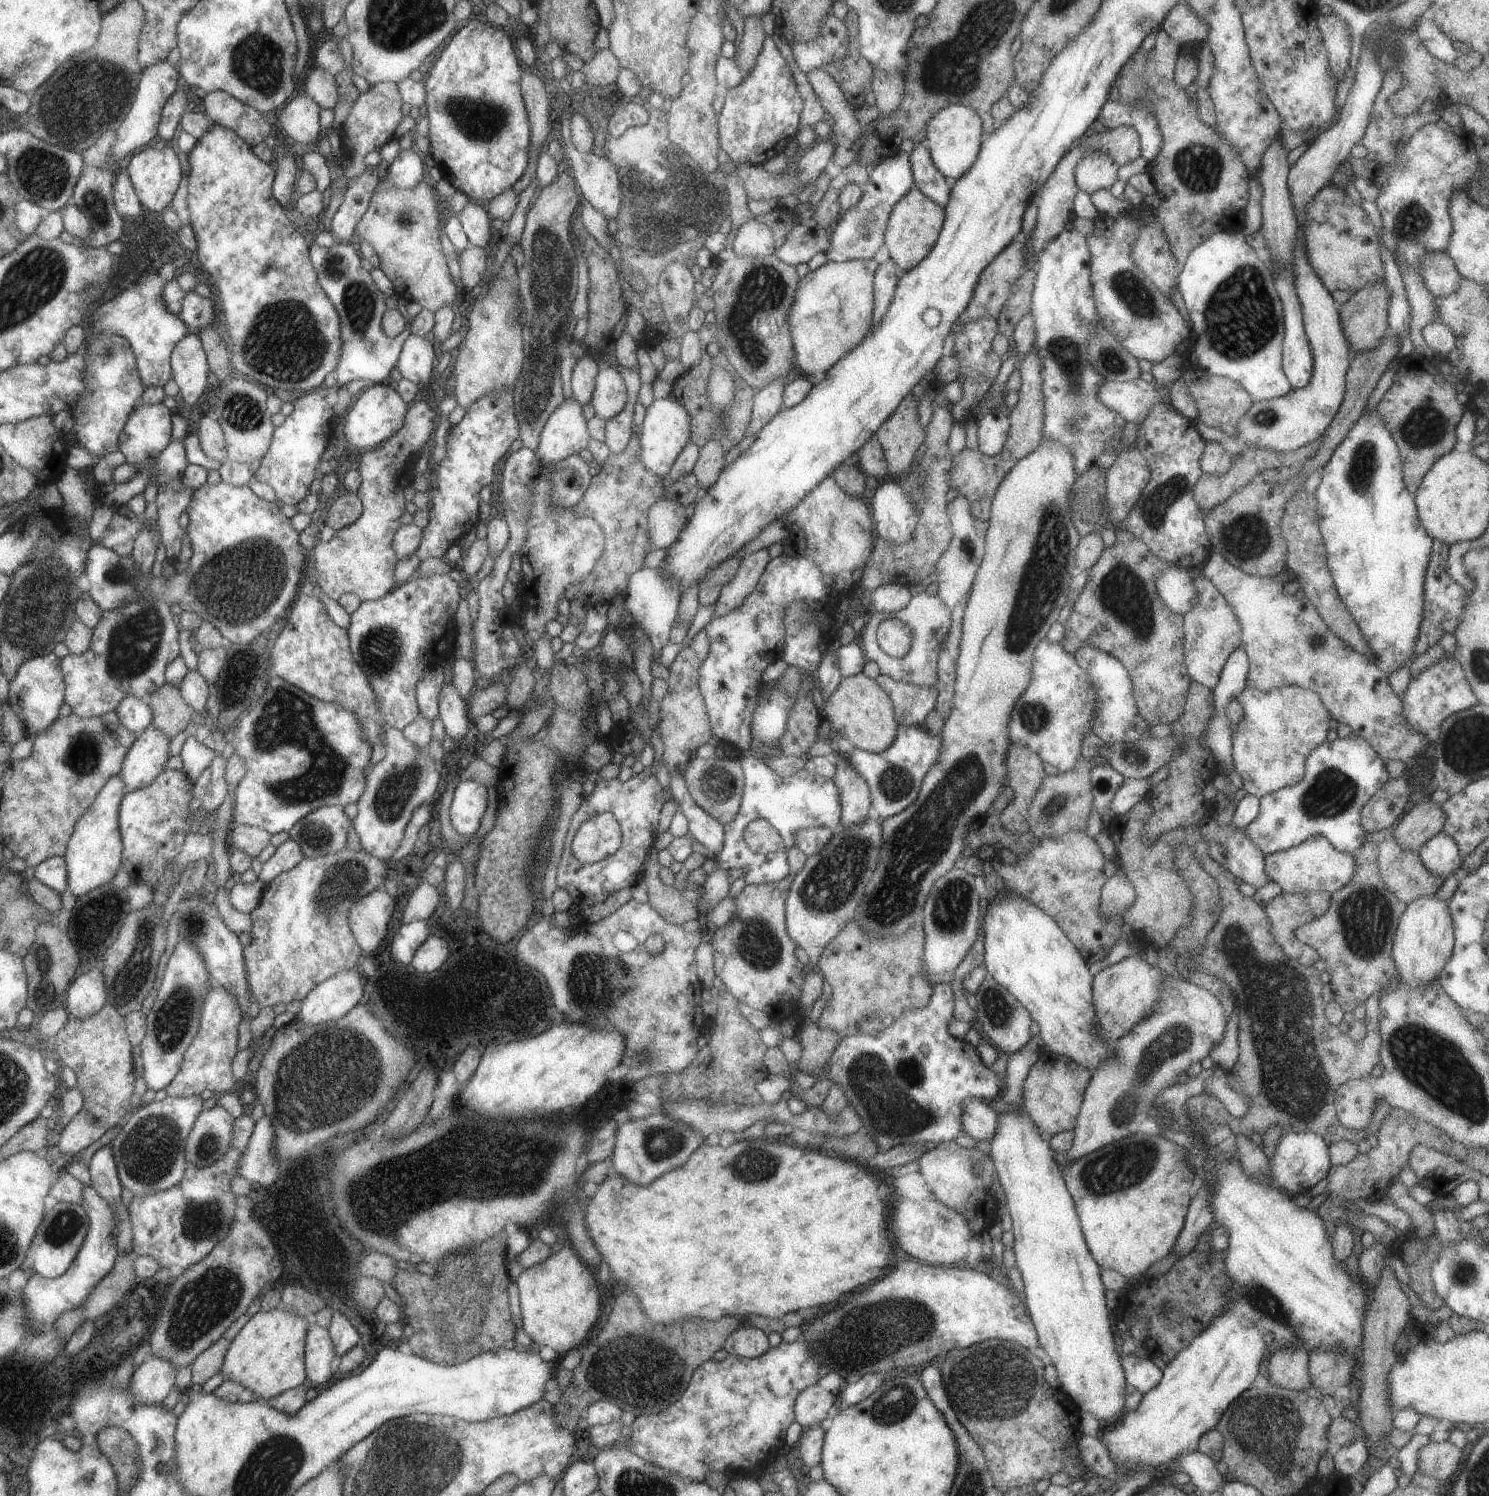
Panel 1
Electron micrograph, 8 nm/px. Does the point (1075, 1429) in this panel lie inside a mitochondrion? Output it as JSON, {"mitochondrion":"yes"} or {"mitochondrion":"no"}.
{"mitochondrion":"no"}

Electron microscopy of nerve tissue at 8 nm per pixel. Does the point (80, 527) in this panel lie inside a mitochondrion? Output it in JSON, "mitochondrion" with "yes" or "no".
{"mitochondrion":"no"}

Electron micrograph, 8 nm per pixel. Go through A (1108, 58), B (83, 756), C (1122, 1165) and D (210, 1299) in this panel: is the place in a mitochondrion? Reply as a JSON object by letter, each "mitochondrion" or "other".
{"A":"other","B":"mitochondrion","C":"mitochondrion","D":"mitochondrion"}

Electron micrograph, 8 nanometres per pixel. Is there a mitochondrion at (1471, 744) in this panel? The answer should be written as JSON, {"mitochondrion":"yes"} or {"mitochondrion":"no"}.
{"mitochondrion":"yes"}

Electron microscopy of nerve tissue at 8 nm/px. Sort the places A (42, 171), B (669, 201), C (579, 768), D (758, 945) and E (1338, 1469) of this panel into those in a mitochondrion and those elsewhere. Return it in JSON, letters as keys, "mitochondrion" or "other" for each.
{"A":"mitochondrion","B":"mitochondrion","C":"other","D":"mitochondrion","E":"other"}

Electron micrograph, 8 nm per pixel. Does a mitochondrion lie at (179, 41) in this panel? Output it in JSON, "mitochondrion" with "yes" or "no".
{"mitochondrion":"no"}

